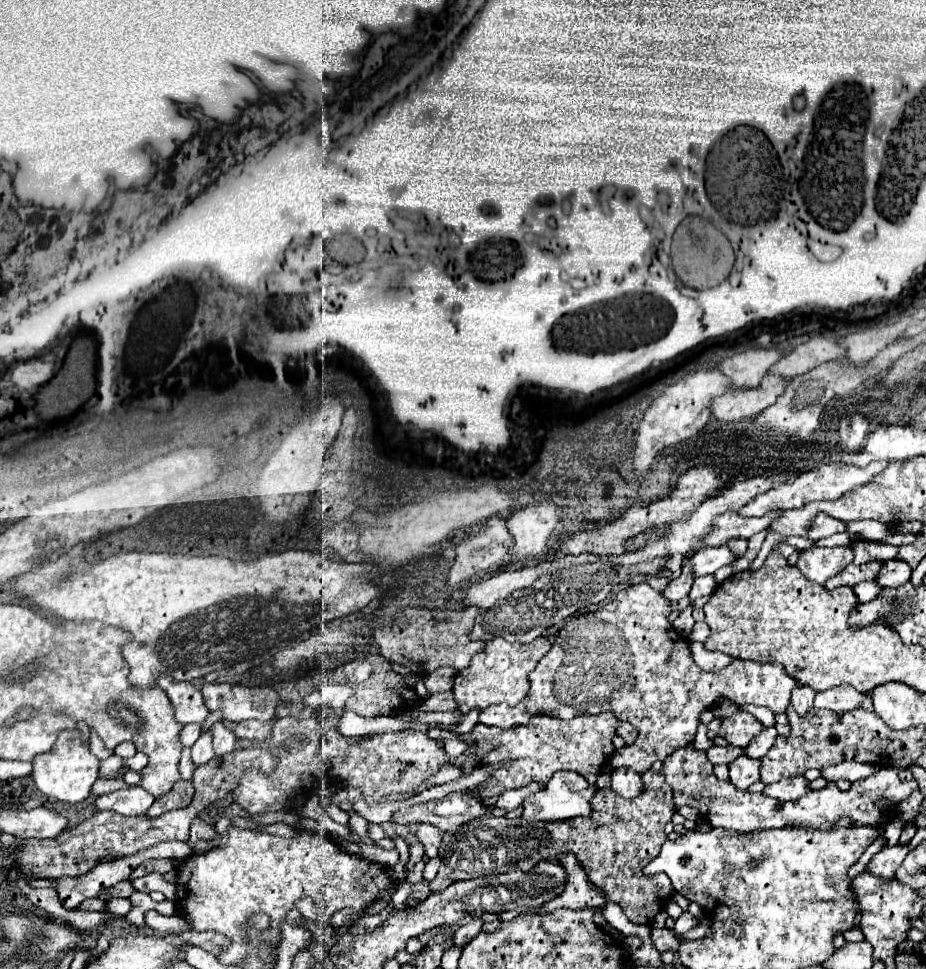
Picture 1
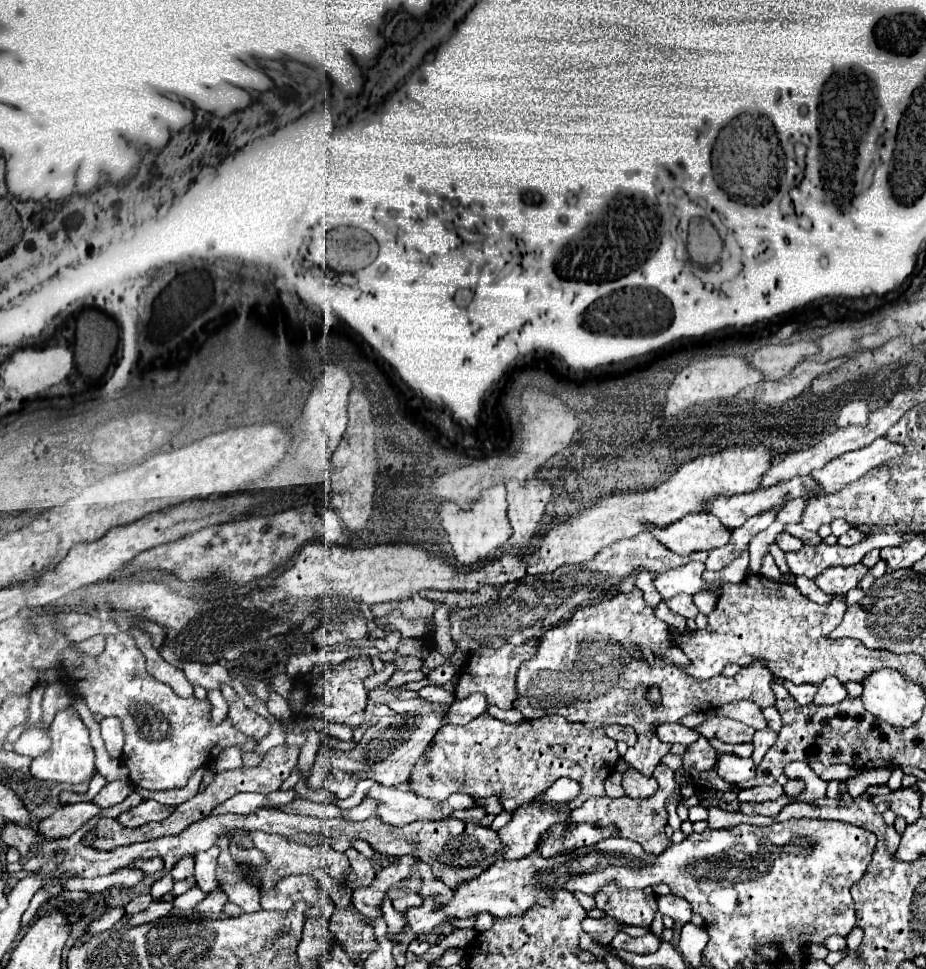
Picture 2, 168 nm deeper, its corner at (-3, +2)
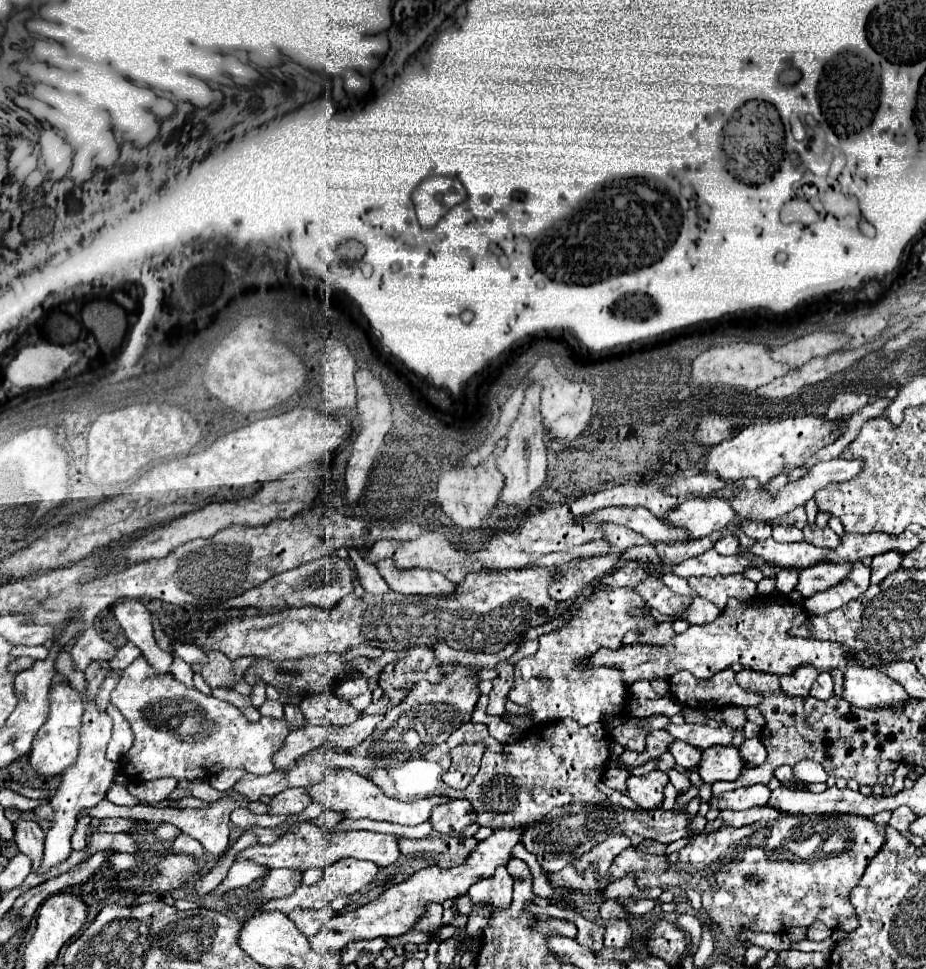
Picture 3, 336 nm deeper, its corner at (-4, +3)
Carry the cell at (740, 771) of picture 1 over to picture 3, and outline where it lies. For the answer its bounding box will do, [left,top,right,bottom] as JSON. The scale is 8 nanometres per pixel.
[699,747,745,785]

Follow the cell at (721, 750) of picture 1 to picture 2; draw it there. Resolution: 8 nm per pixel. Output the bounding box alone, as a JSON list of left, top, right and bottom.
[682,738,718,774]

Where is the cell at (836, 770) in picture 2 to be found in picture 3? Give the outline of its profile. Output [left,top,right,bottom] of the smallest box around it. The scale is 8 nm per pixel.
[793,759,827,783]

